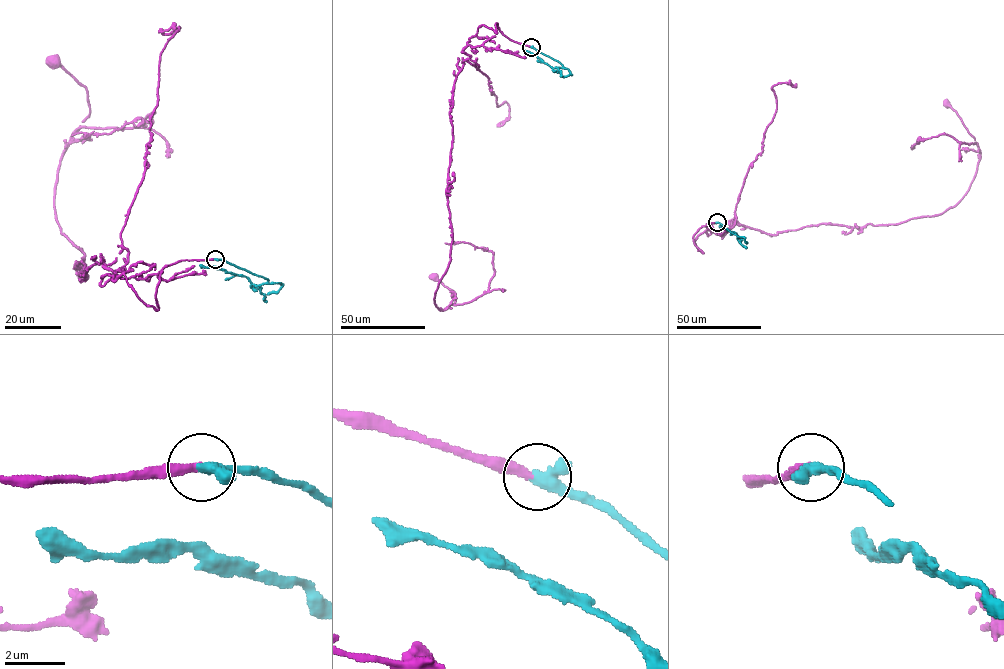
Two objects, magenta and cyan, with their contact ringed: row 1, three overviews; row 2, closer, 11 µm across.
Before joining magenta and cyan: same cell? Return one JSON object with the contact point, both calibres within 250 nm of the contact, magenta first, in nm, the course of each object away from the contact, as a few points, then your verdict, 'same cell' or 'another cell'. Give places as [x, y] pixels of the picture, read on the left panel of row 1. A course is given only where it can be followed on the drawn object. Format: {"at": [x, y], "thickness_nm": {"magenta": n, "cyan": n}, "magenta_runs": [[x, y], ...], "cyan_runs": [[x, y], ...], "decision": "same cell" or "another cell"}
{"at": [215, 259], "thickness_nm": {"magenta": 260, "cyan": 340}, "magenta_runs": [[215, 259], [166, 265], [156, 310], [74, 267], [54, 186], [88, 93], [55, 63]], "cyan_runs": [[215, 259], [222, 259], [267, 279], [267, 281], [255, 285], [244, 276], [199, 265]], "decision": "same cell"}

